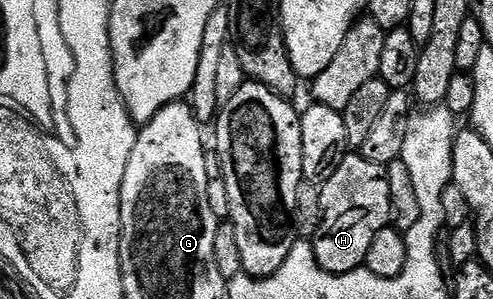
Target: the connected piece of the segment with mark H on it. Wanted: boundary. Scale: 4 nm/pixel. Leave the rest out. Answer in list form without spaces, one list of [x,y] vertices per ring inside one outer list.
[[[349,153],[341,161],[337,173],[333,173],[321,188],[323,223],[313,239],[315,260],[334,275],[358,271],[367,262],[373,237],[377,237],[377,233],[388,227],[393,219],[387,167],[369,161],[361,153]]]

